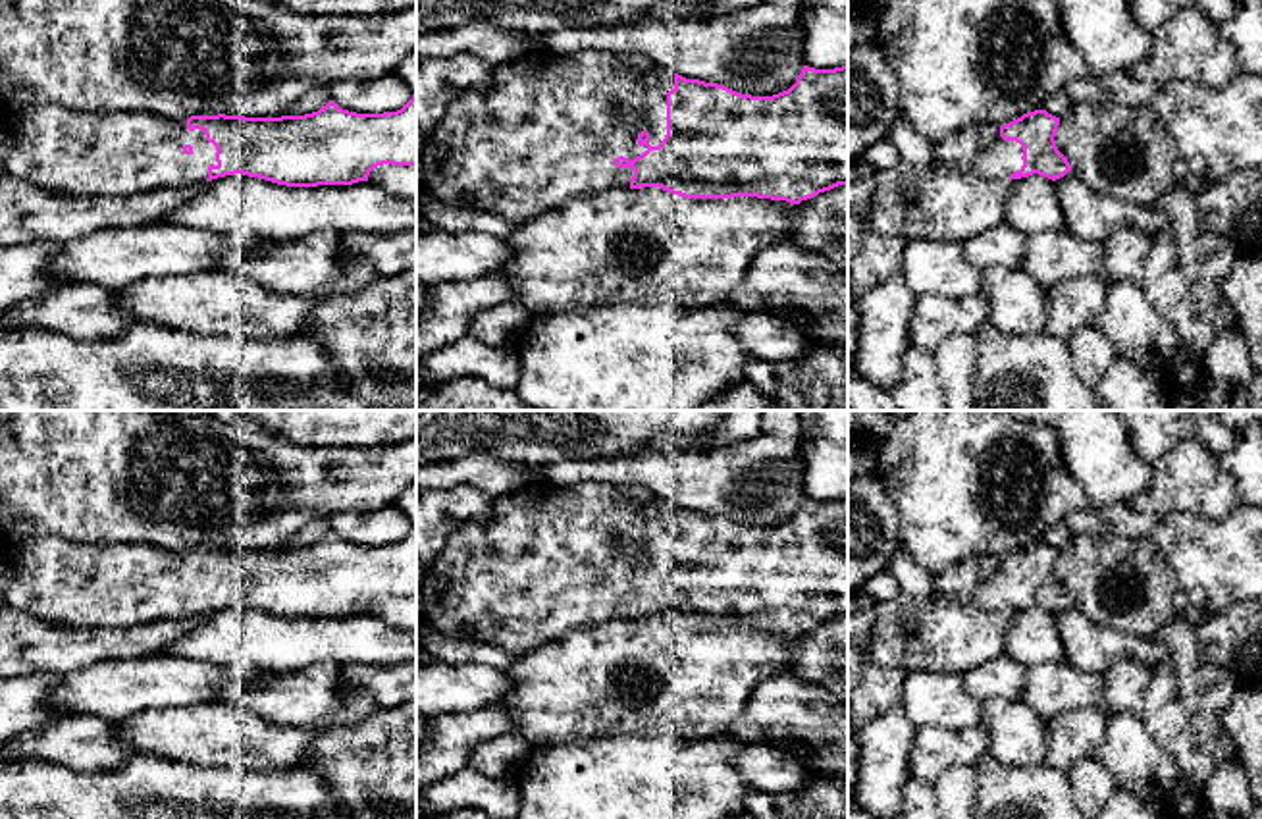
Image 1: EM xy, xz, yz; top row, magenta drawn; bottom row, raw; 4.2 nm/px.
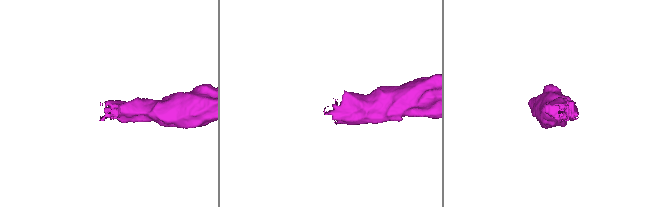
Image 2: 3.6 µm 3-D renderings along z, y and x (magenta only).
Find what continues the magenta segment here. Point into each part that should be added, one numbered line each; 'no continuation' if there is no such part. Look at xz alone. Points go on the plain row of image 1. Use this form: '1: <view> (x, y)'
1: xz (546, 561)

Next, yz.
1: yz (979, 581)

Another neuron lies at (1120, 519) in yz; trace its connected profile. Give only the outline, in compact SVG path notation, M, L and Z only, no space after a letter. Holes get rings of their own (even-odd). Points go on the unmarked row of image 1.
M1131 503L1071 511L1064 520L1073 536L1114 534L1127 540L1150 538L1156 522L1158 518L1139 513Z

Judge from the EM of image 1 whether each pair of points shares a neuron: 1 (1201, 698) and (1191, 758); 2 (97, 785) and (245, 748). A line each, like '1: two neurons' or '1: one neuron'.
1: one neuron
2: two neurons

